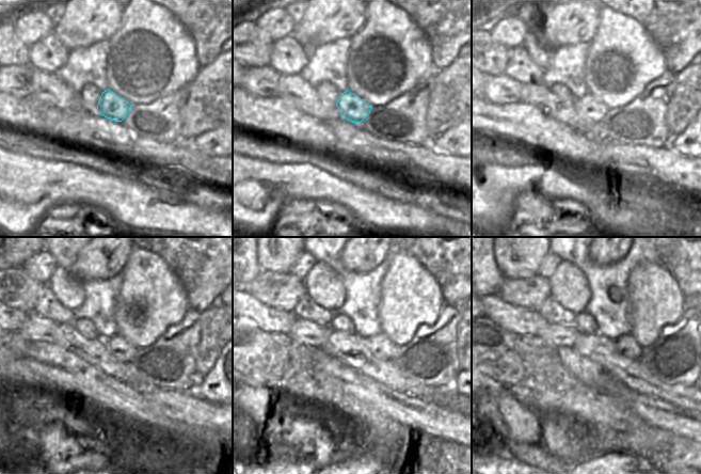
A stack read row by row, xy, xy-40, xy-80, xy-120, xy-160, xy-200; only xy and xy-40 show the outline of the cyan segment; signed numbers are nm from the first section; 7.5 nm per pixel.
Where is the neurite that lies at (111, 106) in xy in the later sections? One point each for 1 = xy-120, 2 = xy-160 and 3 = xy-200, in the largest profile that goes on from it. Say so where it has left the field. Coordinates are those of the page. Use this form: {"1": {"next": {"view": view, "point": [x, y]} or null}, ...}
{"1": {"next": {"view": "xy-120", "point": [122, 350]}}, "2": {"next": {"view": "xy-160", "point": [380, 346]}}, "3": {"next": {"view": "xy-200", "point": [626, 346]}}}

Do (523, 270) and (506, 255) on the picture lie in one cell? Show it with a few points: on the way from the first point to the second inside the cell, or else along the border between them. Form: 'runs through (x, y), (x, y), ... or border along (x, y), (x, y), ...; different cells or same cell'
runs through (519, 266), (510, 259); same cell

